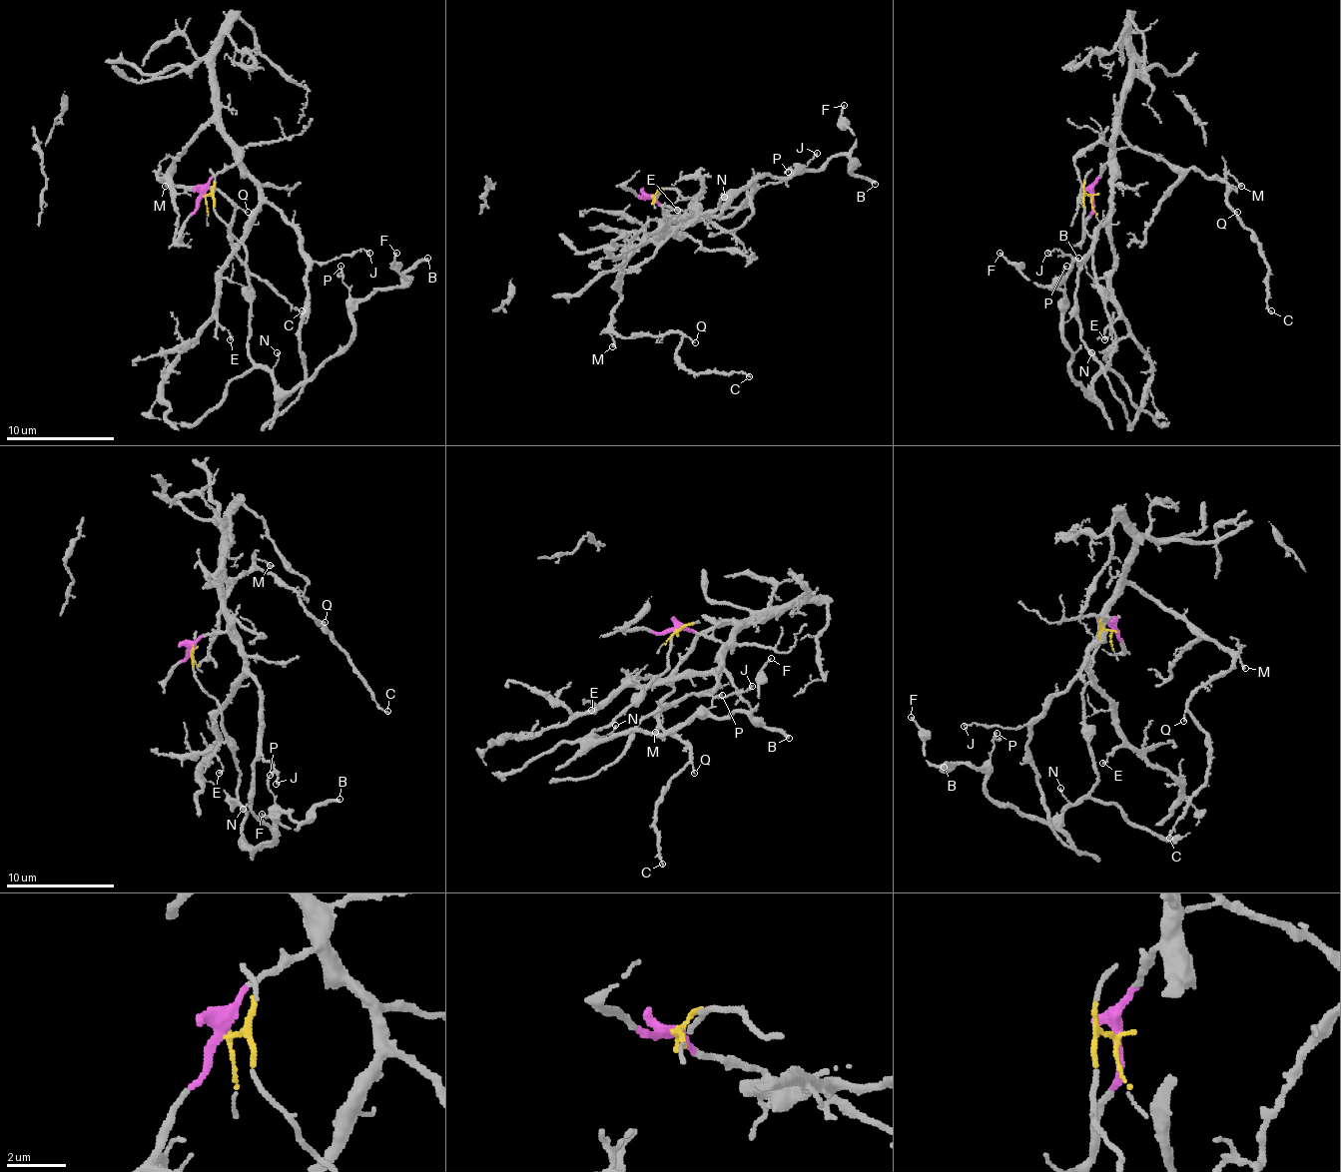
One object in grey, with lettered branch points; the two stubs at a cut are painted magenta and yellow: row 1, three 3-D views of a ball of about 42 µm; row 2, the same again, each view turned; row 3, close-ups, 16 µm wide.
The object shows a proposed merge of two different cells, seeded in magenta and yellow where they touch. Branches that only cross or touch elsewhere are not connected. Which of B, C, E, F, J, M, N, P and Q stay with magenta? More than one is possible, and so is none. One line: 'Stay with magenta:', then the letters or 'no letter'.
Stay with magenta: C, E, J, M, Q

